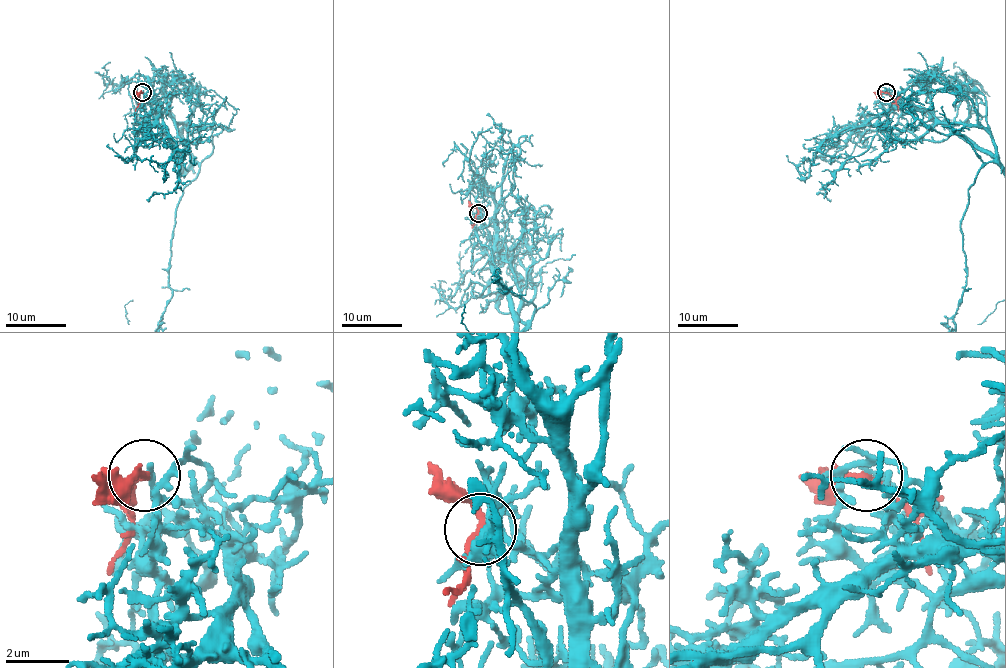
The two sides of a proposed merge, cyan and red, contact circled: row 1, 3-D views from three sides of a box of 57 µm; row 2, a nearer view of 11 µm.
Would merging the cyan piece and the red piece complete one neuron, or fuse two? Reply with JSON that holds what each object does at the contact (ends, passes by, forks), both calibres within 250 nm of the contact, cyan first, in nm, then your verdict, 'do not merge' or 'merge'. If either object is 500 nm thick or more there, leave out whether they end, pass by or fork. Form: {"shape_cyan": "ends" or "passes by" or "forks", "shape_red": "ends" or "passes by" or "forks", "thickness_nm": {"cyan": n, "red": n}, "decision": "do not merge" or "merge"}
{"shape_cyan": "ends", "shape_red": "passes by", "thickness_nm": {"cyan": 170, "red": 180}, "decision": "do not merge"}

